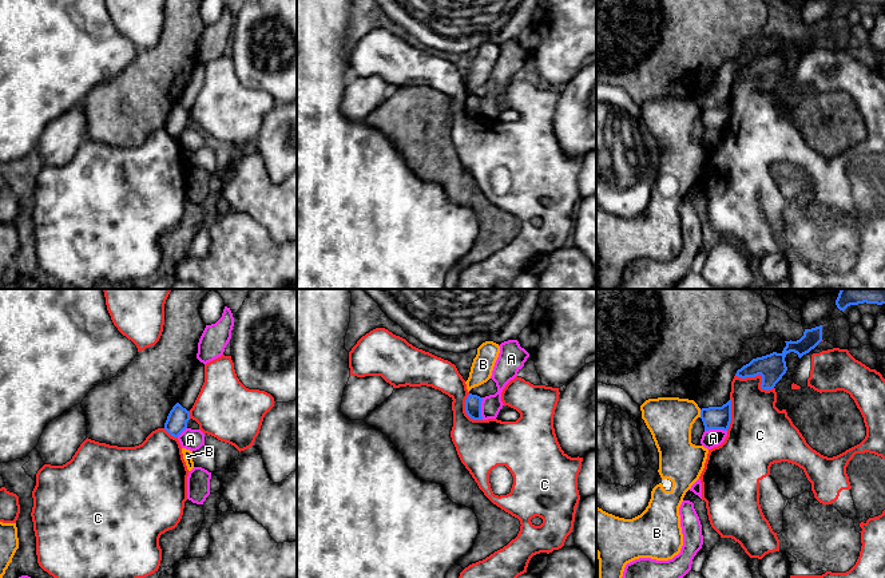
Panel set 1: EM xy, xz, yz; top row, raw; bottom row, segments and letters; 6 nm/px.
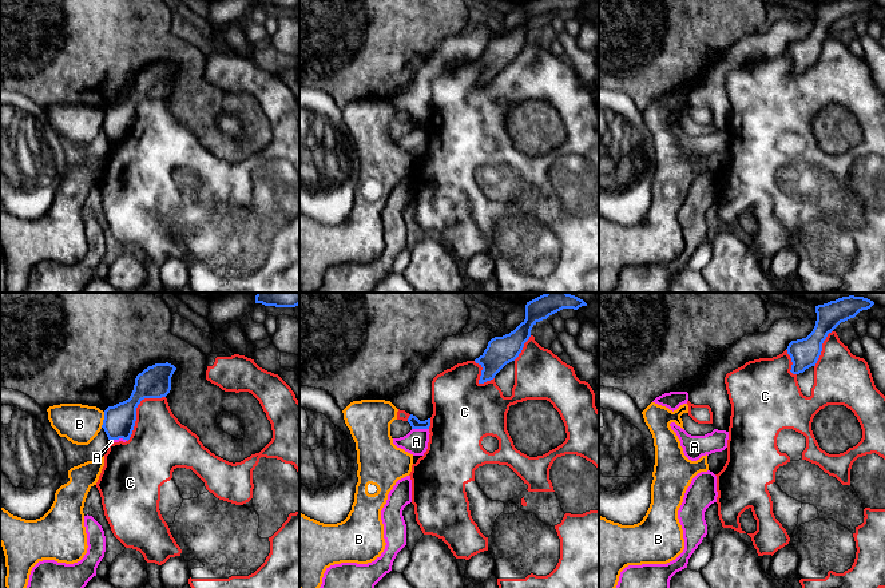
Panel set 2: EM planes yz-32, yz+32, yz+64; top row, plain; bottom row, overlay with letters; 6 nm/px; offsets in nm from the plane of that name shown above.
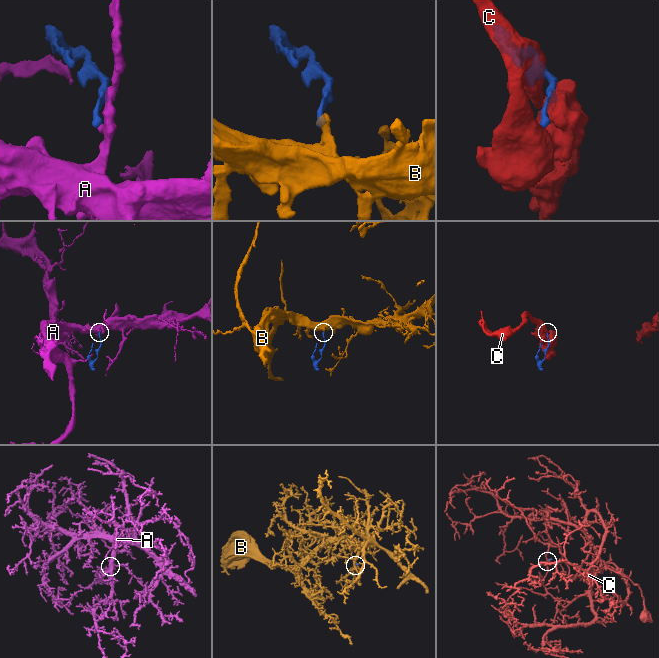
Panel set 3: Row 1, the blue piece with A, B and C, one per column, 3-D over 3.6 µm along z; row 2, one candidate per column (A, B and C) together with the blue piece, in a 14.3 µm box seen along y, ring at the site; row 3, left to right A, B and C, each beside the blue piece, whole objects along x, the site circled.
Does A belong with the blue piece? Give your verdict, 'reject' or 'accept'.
reject

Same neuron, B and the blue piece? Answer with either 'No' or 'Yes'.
No

